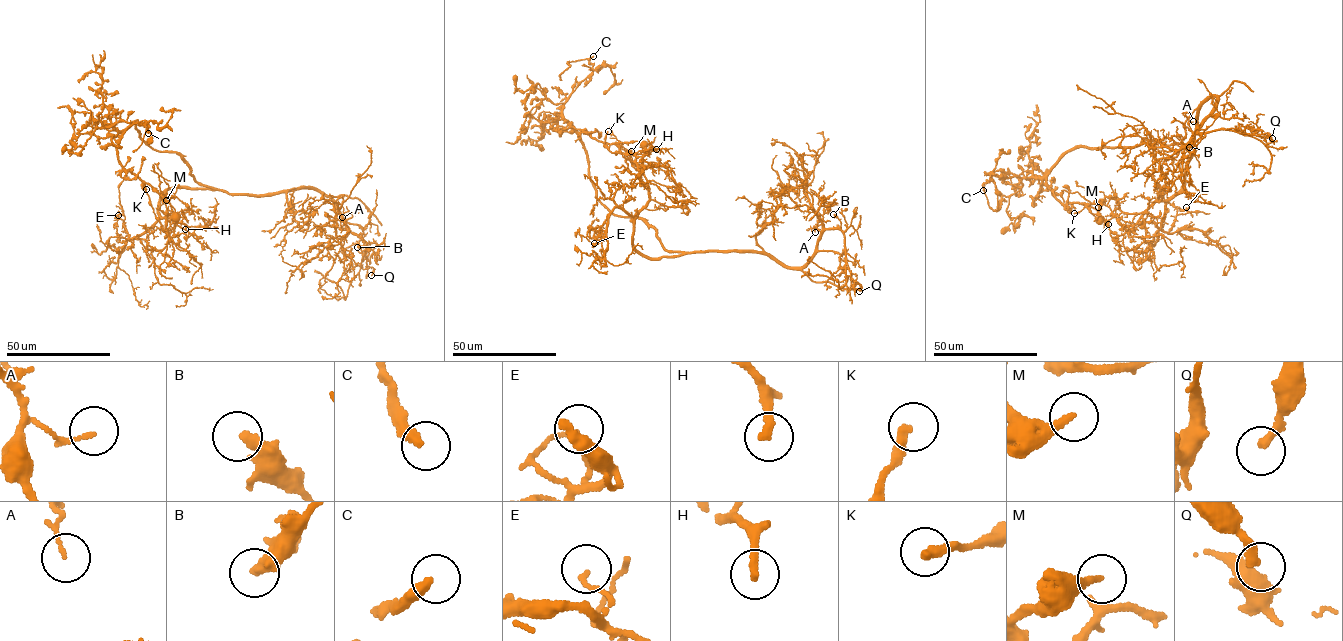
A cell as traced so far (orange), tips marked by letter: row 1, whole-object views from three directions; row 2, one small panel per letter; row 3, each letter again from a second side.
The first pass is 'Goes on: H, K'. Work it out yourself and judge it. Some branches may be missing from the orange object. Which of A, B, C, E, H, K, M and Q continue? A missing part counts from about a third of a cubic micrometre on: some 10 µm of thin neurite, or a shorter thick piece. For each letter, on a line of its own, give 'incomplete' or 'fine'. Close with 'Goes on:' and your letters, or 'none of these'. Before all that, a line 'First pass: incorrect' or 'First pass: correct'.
First pass: correct
A: fine
B: fine
C: fine
E: fine
H: incomplete
K: incomplete
M: fine
Q: fine
Goes on: H, K

